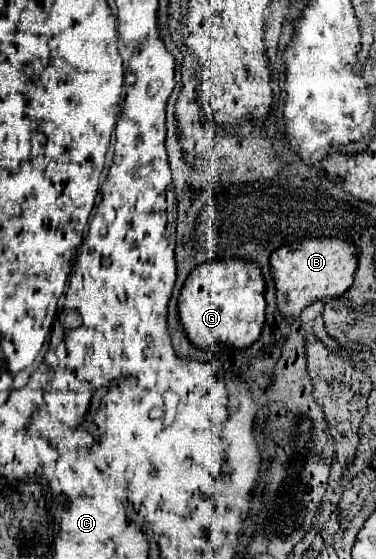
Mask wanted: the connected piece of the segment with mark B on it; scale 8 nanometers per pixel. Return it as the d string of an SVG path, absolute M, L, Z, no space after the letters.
M304 238L274 250L270 264L276 280L278 310L298 316L312 302L338 298L352 286L354 270L358 268L358 248L342 238Z

